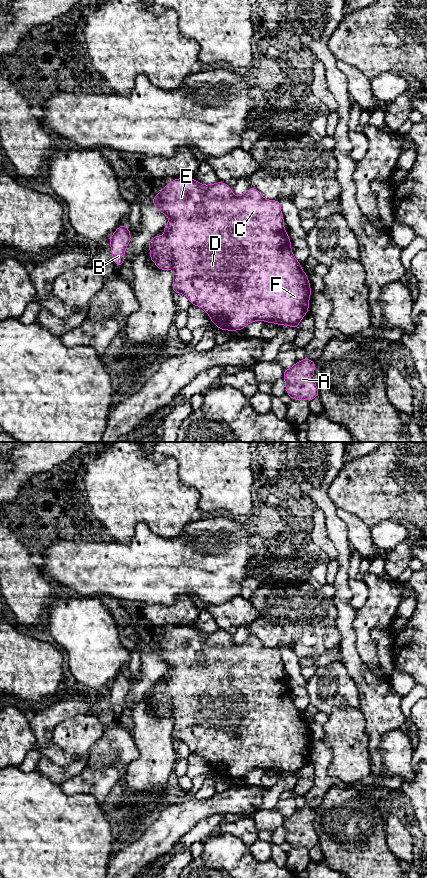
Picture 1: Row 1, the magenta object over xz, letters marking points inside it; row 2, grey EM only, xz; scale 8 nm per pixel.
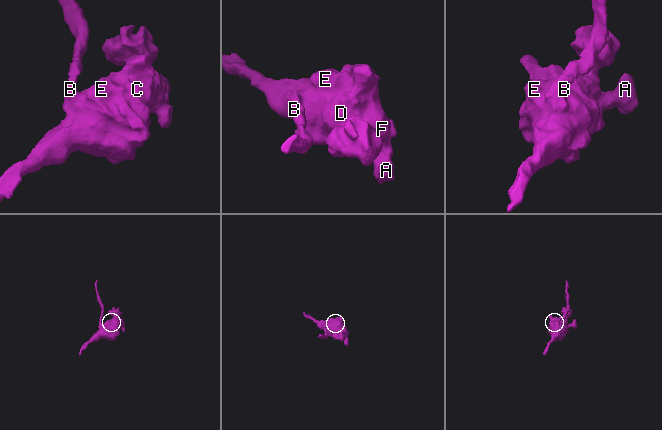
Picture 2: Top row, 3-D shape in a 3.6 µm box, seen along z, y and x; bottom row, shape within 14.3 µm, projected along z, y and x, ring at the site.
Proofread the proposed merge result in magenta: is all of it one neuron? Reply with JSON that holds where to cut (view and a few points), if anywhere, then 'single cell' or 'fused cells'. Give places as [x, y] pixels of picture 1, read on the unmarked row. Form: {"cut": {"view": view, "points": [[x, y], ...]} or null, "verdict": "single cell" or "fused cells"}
{"cut": null, "verdict": "single cell"}

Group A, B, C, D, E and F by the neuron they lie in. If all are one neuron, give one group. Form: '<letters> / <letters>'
A B C D E F

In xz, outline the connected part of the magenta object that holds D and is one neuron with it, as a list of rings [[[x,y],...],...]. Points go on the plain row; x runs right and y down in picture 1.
[[[176,626],[167,631],[164,636],[152,646],[153,653],[166,663],[170,669],[164,673],[163,684],[157,682],[148,690],[150,697],[150,709],[156,712],[159,718],[171,717],[174,720],[172,738],[175,742],[184,742],[191,753],[202,756],[211,767],[211,770],[220,778],[238,779],[243,778],[254,769],[264,769],[283,774],[290,774],[297,778],[299,771],[309,759],[311,734],[308,723],[303,719],[301,711],[294,705],[291,696],[291,688],[284,675],[284,665],[279,648],[268,648],[254,635],[250,635],[243,643],[236,644],[231,634],[224,630],[204,633],[193,626]]]

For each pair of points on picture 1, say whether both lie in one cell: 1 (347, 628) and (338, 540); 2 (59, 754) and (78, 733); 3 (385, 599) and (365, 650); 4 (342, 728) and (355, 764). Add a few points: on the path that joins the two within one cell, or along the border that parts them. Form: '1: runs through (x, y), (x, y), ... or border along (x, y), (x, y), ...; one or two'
1: runs through (343, 606), (343, 562); one
2: runs through (64, 752), (67, 744), (72, 739); one
3: runs through (377, 612), (365, 627), (365, 637); one
4: runs through (346, 737), (351, 755); one

